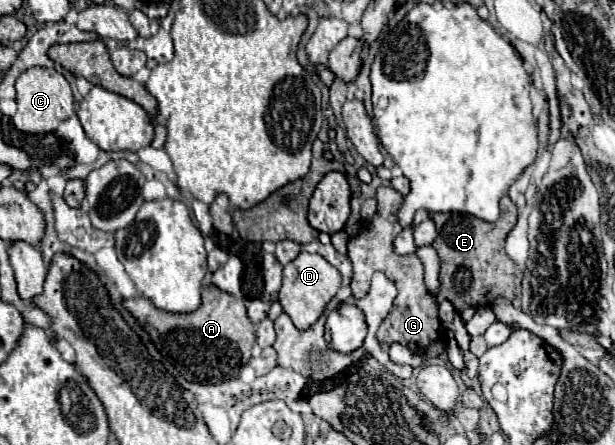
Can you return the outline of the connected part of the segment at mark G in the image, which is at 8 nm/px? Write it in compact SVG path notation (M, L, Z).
M384 186L378 188L378 202L384 210L376 212L376 216L368 222L362 224L360 232L350 238L348 242L348 258L354 266L354 274L352 274L352 296L354 298L362 298L366 296L366 292L370 290L370 278L374 272L384 272L386 278L390 278L396 288L398 288L398 298L394 304L392 314L388 316L388 320L382 324L382 334L378 334L380 342L386 344L394 344L400 342L402 346L408 346L412 352L422 354L426 350L426 346L430 342L434 342L440 336L440 320L438 320L438 304L436 300L428 294L426 286L424 286L424 266L420 262L420 258L416 254L406 254L406 256L398 256L394 254L392 242L396 238L396 234L400 234L400 224L394 216L394 210L402 204L404 196L398 194L394 188Z

